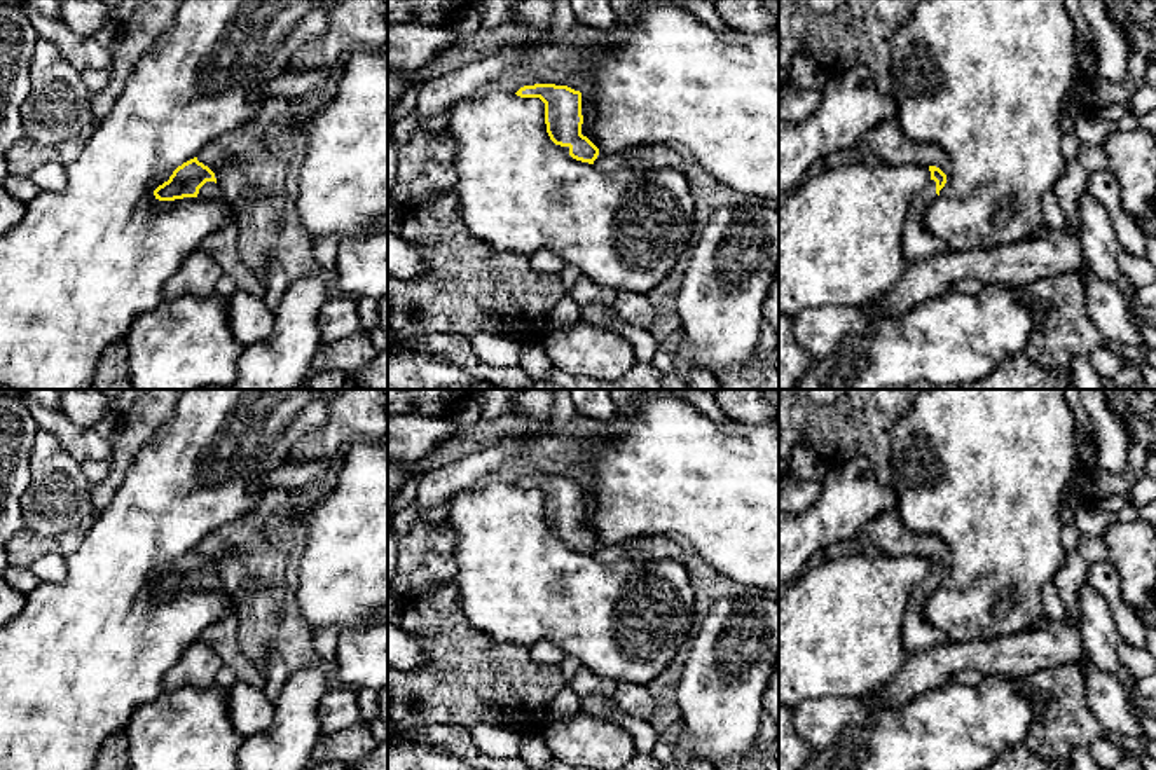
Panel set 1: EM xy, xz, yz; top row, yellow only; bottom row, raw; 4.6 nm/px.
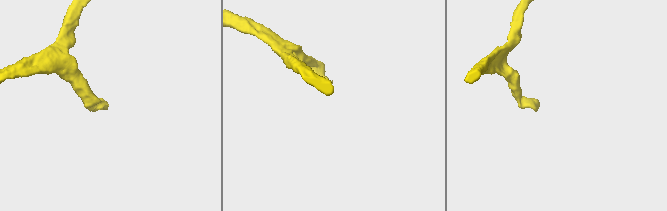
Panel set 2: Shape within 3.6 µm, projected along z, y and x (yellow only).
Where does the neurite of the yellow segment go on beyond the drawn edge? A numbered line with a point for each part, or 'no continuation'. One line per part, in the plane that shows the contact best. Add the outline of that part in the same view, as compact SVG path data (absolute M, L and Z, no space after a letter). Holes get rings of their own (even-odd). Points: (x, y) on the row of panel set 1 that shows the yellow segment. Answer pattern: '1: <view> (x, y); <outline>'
1: xy (210, 191); M206 182L201 189L196 199L206 199L206 201L220 201L224 199L222 189L215 182Z

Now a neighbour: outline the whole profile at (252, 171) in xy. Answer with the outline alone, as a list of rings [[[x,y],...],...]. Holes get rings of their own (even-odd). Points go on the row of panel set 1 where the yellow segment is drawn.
[[[271,94],[250,122],[197,154],[236,211],[241,258],[264,283],[281,237],[286,173],[293,157],[293,147],[269,141],[269,127],[293,107],[293,100]]]

